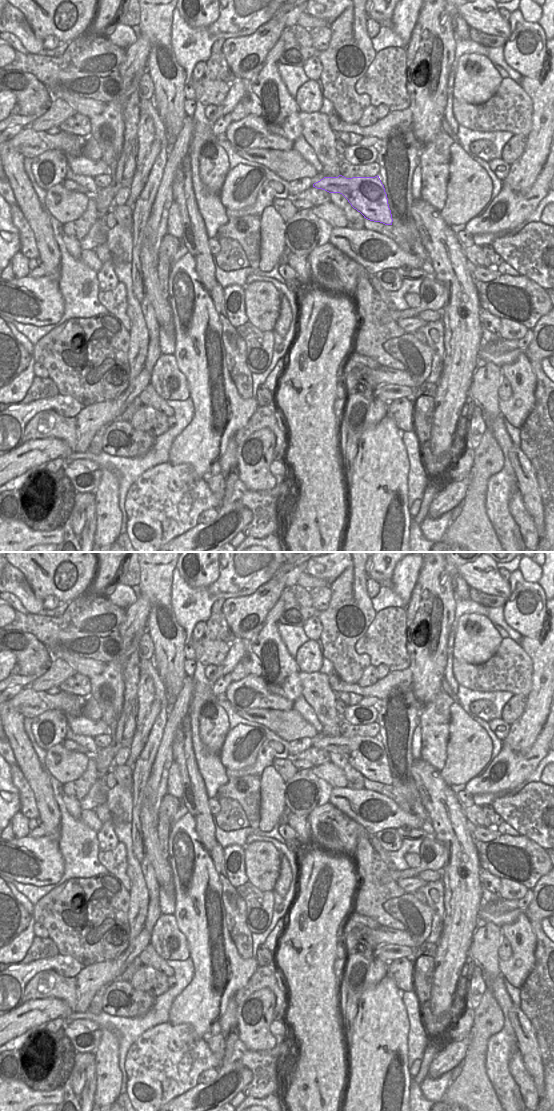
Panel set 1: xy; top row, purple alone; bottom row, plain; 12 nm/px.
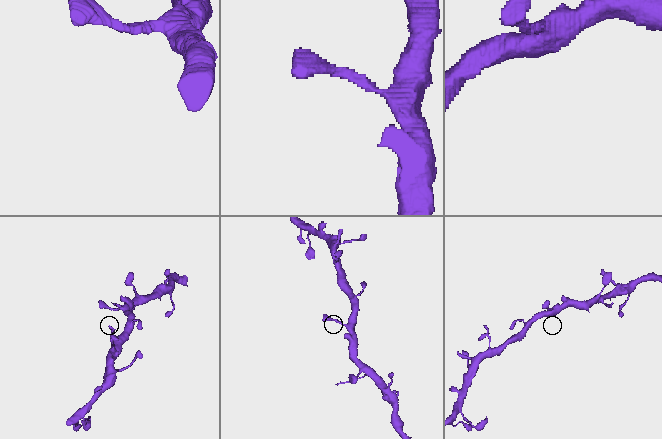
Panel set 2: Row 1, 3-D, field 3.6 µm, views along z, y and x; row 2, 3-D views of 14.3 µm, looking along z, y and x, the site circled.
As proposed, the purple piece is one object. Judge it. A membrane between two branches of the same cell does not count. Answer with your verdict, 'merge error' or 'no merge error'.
no merge error

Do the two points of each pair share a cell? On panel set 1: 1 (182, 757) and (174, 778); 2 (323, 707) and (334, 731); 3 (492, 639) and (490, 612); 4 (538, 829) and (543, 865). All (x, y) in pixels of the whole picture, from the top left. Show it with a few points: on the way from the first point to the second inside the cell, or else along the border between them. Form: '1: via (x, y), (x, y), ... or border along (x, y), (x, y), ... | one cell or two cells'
1: border along (174, 761), (178, 766), (180, 783), (183, 790) | two cells
2: border along (339, 724), (326, 724), (324, 726) | two cells
3: border along (469, 613), (483, 614), (494, 625) | two cells
4: border along (520, 834), (534, 840), (543, 849) | two cells

